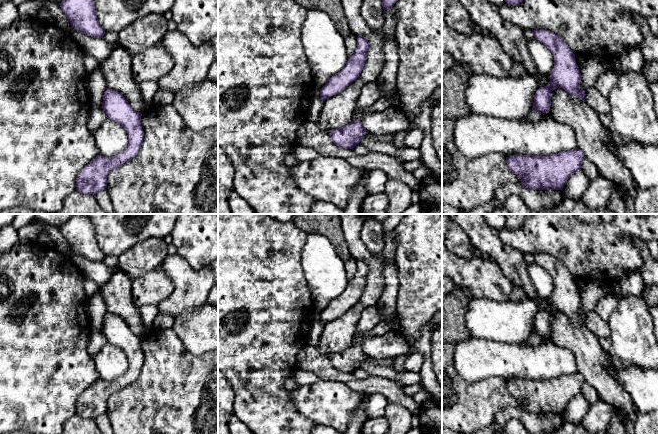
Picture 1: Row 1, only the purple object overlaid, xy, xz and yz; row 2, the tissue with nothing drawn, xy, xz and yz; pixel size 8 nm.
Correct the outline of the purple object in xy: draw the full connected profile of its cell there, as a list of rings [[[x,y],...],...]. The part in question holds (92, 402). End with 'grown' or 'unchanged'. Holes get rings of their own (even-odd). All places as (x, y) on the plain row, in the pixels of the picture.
[[[107,312],[101,331],[107,342],[122,349],[128,358],[127,372],[110,382],[101,378],[85,389],[76,402],[76,414],[84,418],[96,418],[107,412],[108,398],[134,382],[140,375],[144,364],[141,340],[134,334],[123,319]]]; unchanged

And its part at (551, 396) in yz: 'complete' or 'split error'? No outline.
complete

